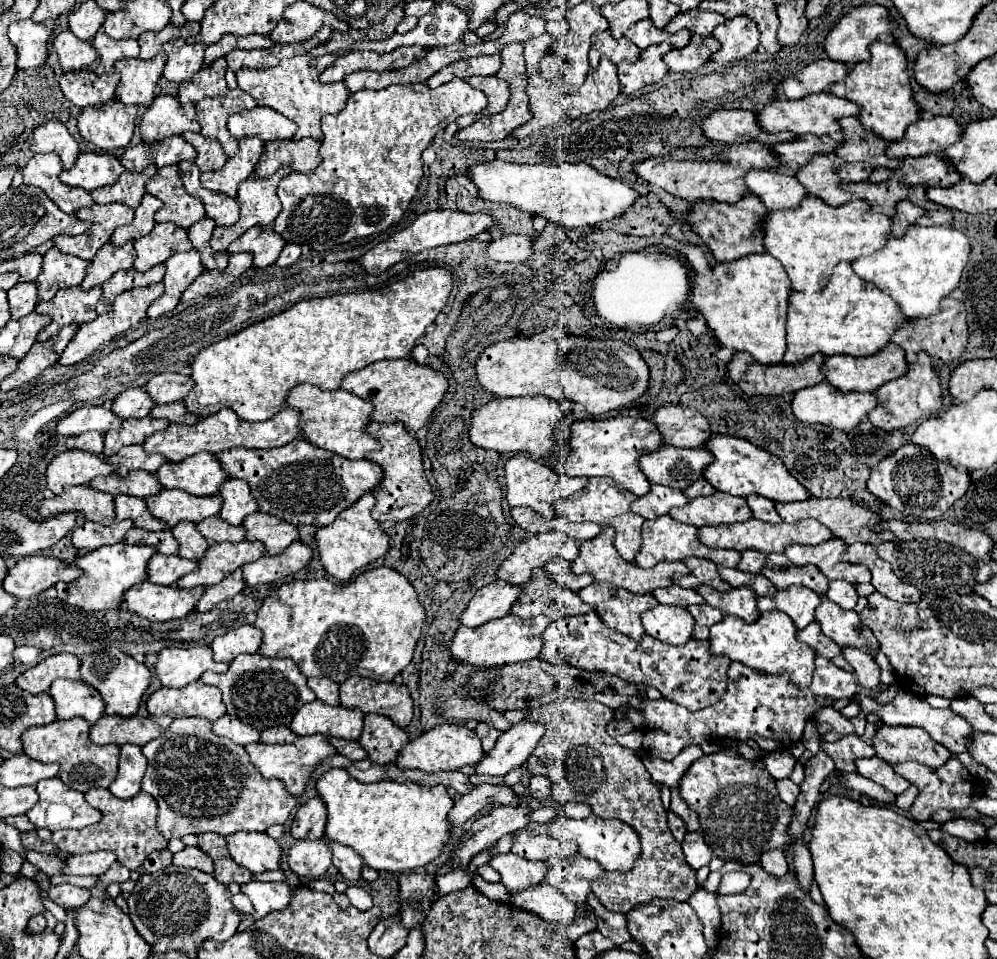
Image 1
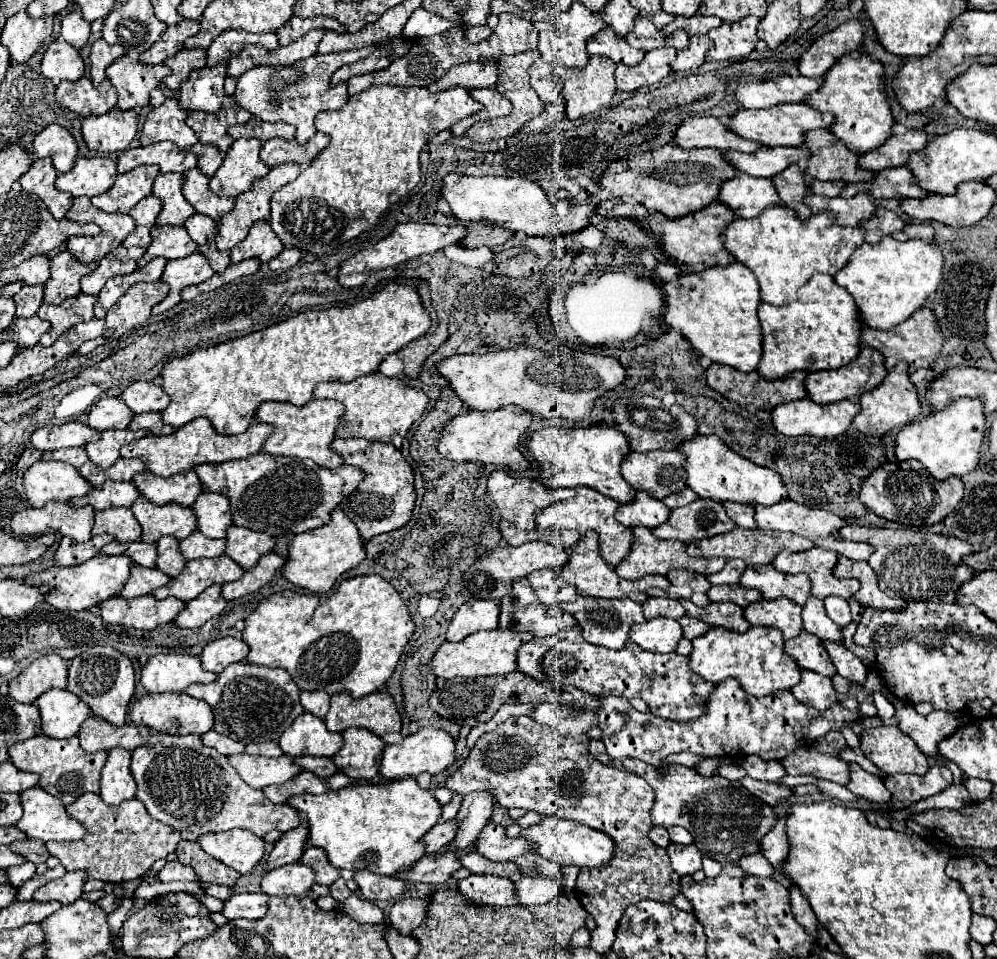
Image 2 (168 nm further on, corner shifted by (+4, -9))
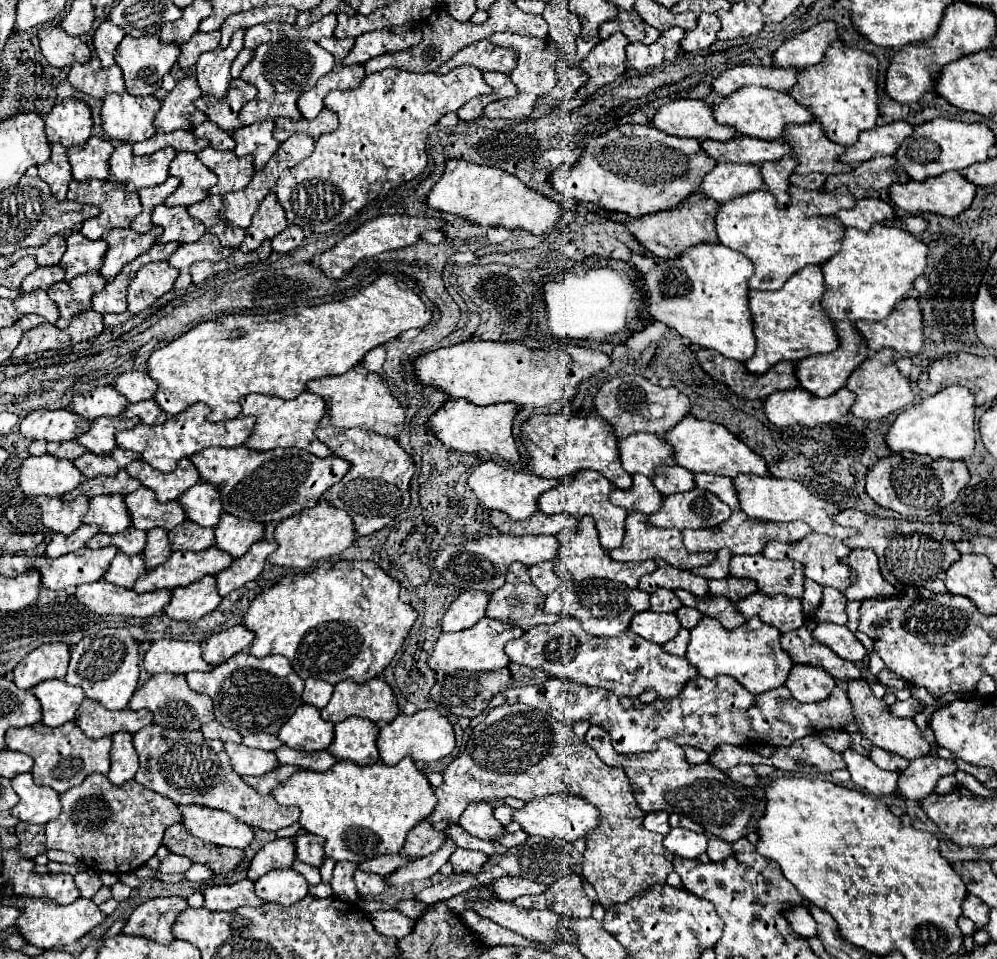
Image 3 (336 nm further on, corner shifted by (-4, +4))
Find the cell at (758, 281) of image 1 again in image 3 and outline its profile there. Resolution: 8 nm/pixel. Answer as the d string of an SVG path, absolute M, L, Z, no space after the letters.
M698 244L688 248L680 258L662 260L654 270L644 274L644 290L648 296L648 310L654 320L660 320L674 328L680 336L690 338L692 344L712 348L726 358L746 362L756 350L756 338L752 336L752 314L748 310L748 280L754 274L752 260L744 254L726 248L722 244Z

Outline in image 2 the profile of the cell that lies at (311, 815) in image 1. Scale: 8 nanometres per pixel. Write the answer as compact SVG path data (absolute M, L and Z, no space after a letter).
M298 825L296 829L284 833L266 859L266 871L272 871L280 865L296 863L306 847L306 835L308 835L308 827L304 825Z

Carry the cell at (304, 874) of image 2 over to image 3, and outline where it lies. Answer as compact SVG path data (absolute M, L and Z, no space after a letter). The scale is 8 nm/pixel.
M292 868L270 870L254 882L254 888L256 894L264 898L264 902L280 902L282 906L290 906L308 894L306 878Z

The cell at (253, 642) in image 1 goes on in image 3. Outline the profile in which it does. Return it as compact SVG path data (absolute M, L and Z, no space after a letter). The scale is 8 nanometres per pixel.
M244 624L232 626L228 630L222 630L218 634L212 634L208 640L202 642L202 656L206 662L210 662L212 666L218 666L222 662L226 662L230 656L248 650L248 646L252 644L256 636L246 630Z

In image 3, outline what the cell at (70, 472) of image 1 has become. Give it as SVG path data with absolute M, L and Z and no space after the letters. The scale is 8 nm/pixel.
M50 454L28 456L20 466L20 488L26 496L62 496L84 480L72 460Z

